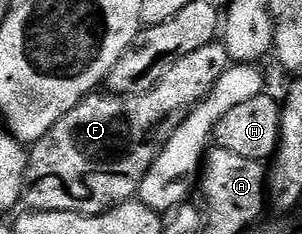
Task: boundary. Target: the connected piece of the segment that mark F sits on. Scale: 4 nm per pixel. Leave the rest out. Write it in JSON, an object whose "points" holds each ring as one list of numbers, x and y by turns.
{"points":[[216,40,197,48,197,52,189,52,189,56,181,56,181,60,177,60,177,64,173,64,173,68,166,70,159,83,151,90,140,94,112,94,110,92,88,94,72,110,65,112,65,116,61,116,61,120,57,120,57,124,53,124,53,128,49,128,49,132,45,132,45,136,40,142,34,143,30,147,27,155,27,175,25,176,22,205,31,212,44,210,45,212,73,212,74,214,104,214,105,211,120,206,123,202,132,201,138,195,141,180,145,176,145,172,149,172,153,160,159,154,159,149,166,144,169,136,173,136,173,132,177,132,177,128,187,119,187,114,194,109,195,105,207,96,213,88,213,84,217,84,217,80,221,80,221,72,225,72,231,65,233,63,229,52,224,48,222,41]]}

